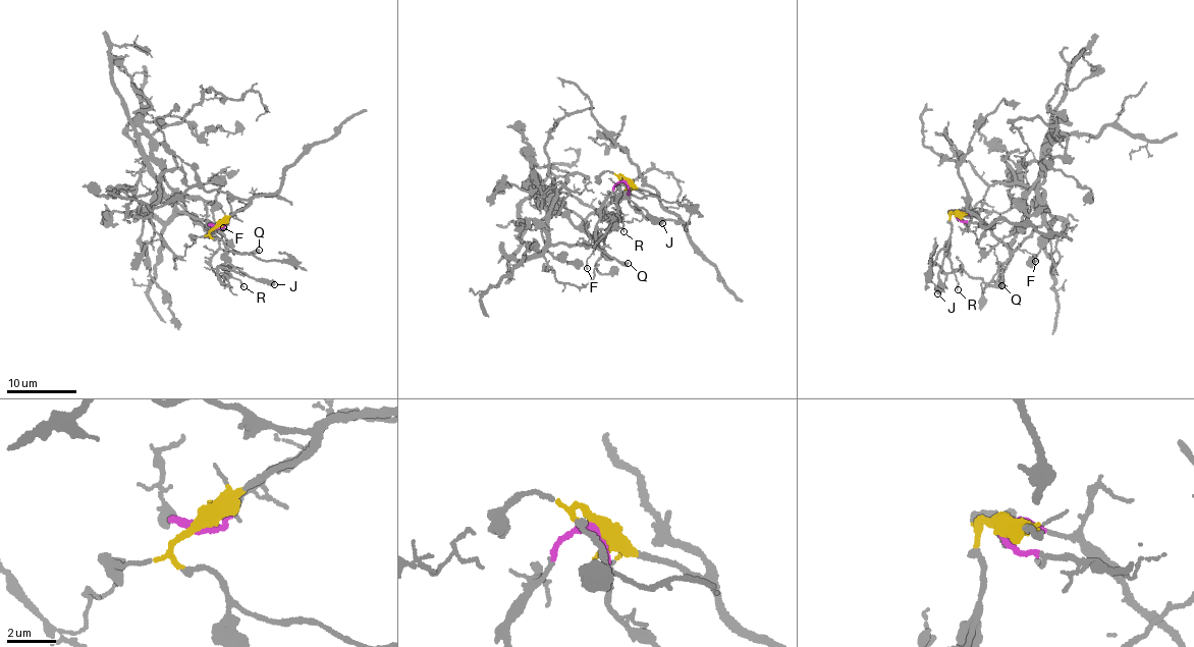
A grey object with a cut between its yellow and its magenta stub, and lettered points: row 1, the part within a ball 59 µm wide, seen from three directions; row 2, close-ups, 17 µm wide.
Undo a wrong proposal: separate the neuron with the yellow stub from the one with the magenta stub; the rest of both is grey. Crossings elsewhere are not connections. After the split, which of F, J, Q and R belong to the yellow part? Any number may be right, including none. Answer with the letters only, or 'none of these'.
J, R

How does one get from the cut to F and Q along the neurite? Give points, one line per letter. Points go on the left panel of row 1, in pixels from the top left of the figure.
F: (216, 225), (207, 226), (213, 232), (218, 231), (218, 223), (223, 227)
Q: (216, 225), (207, 226), (213, 232), (221, 233), (219, 243), (222, 250), (254, 254), (260, 250)

